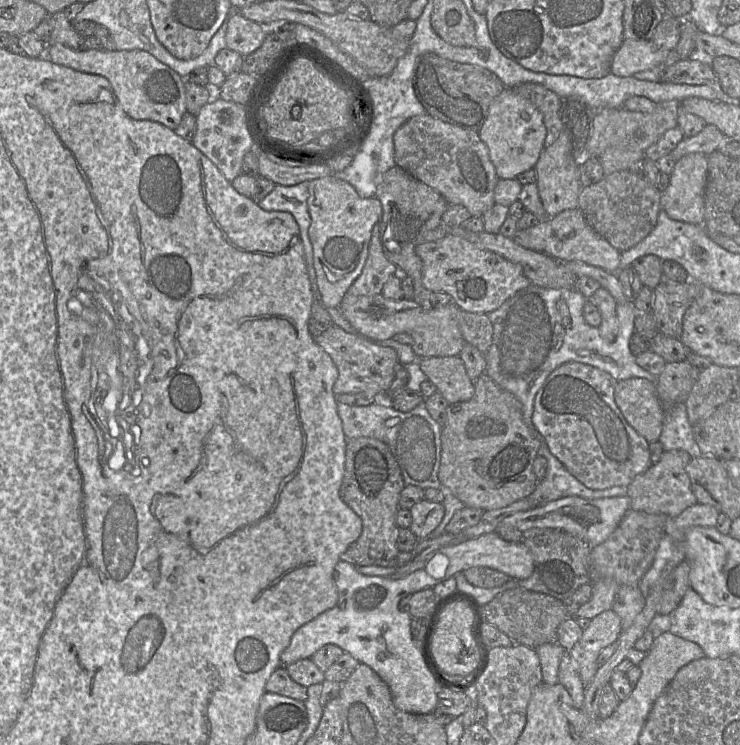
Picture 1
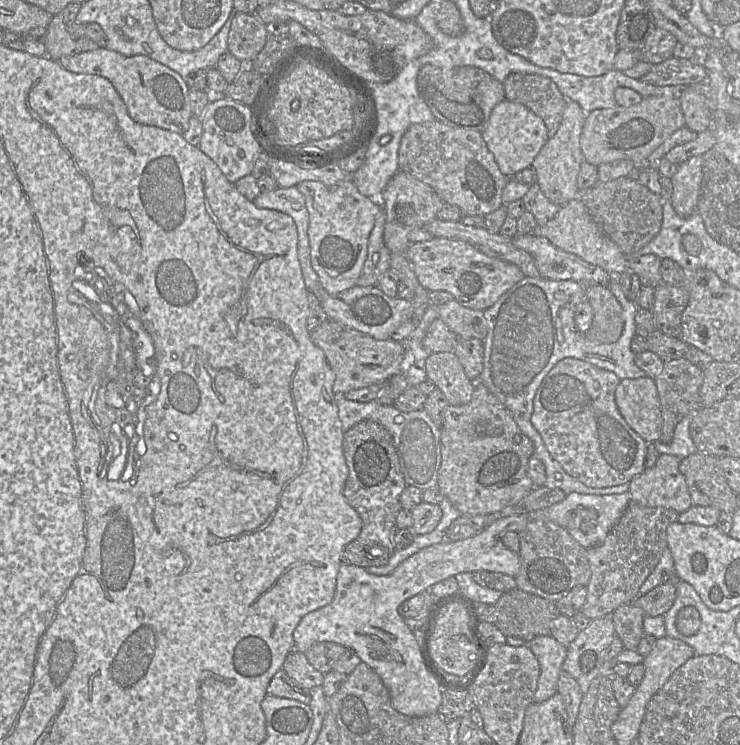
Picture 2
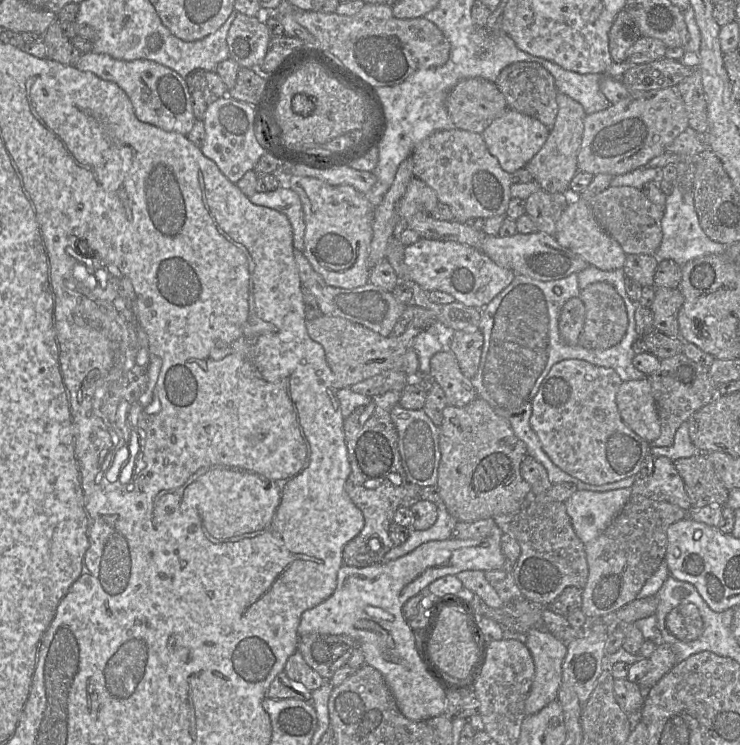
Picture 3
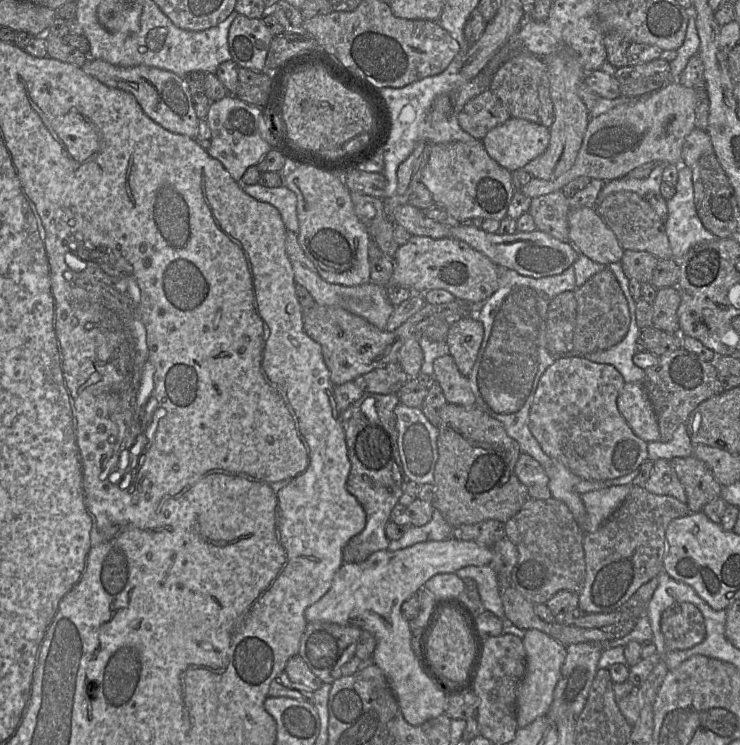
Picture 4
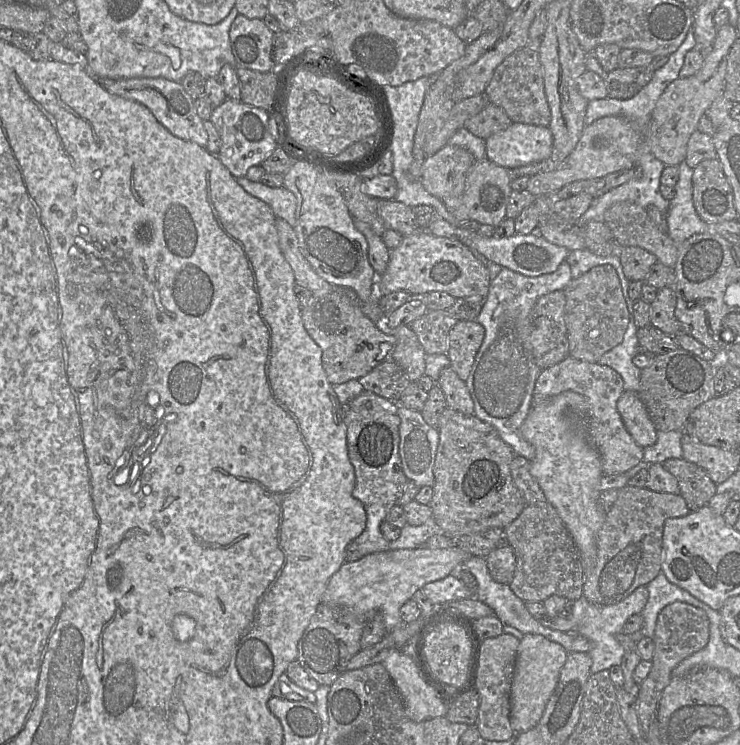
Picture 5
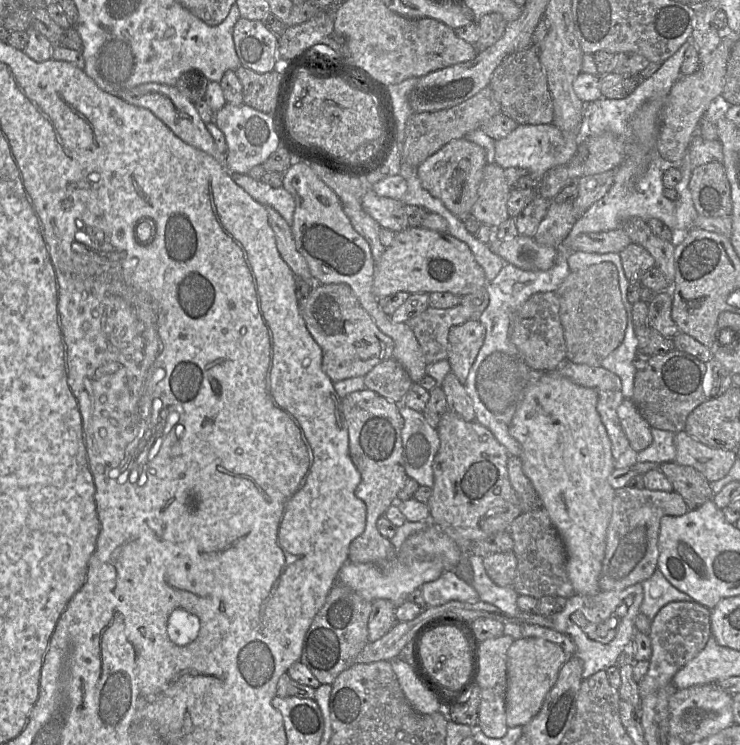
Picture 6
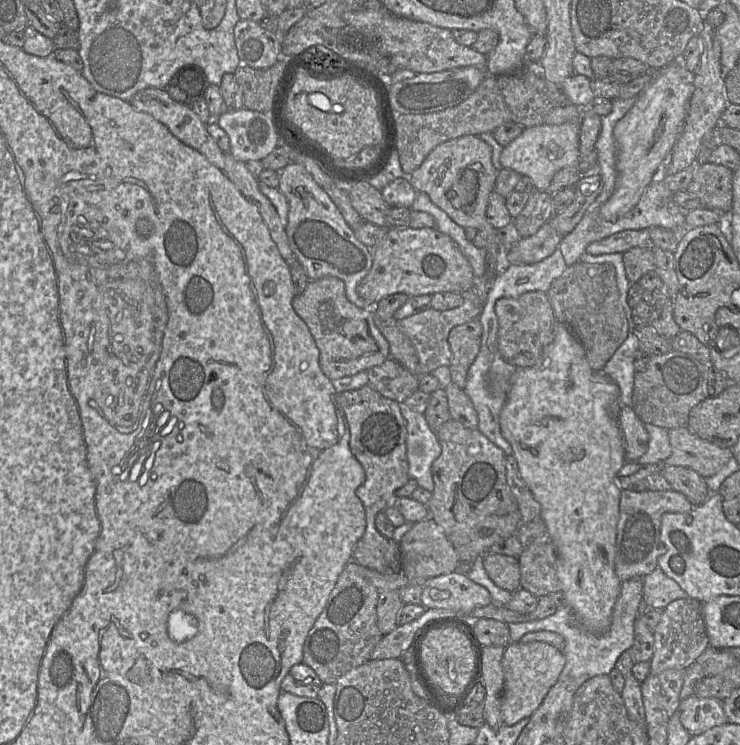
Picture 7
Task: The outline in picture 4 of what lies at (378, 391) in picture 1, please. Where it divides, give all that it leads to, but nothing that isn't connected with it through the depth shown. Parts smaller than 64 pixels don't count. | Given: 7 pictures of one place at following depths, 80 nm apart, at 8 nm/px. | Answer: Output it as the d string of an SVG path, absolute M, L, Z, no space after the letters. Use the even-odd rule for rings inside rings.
M461 299L443 304L425 305L396 330L380 330L364 318L354 315L343 308L316 305L303 311L305 333L320 344L324 362L330 372L334 386L354 381L374 369L389 363L398 362L398 352L403 343L412 335L421 335L423 330L435 320L445 320L450 325L455 321L472 317L478 320L478 314L485 302L470 303Z

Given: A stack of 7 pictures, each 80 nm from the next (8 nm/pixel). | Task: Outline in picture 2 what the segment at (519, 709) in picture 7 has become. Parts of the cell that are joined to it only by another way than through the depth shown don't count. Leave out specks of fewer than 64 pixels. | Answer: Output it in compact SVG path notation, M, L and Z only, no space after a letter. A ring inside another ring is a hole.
M552 635L537 636L528 645L540 665L540 676L533 702L542 703L558 692L558 679L567 656L567 647Z

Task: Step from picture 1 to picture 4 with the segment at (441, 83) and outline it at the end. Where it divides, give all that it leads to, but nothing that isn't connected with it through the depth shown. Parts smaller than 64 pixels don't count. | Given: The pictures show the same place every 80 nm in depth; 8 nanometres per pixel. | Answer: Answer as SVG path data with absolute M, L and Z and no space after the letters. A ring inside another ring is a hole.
M490 89L468 100L456 116L461 128L480 141L491 129L503 124L511 117L507 107Z

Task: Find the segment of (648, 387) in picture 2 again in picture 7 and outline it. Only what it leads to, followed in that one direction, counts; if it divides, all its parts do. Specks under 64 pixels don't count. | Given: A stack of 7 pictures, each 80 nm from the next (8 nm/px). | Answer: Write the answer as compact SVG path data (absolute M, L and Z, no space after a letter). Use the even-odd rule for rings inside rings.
M622 406L619 426L624 438L626 462L635 462L647 450L649 435L631 406Z

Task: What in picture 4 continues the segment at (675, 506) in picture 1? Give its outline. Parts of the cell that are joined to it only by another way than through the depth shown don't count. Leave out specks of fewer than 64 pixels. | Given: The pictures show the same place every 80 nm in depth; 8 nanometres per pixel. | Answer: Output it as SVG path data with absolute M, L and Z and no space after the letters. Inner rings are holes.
M657 459L654 461L650 476L643 487L653 494L672 496L686 503L684 488L669 460Z

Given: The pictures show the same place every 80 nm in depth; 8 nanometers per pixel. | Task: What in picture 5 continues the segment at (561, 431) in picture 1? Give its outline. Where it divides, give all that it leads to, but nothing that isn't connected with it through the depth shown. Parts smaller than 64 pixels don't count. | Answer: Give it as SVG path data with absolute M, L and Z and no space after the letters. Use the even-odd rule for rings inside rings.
M568 356L541 371L534 388L532 406L565 391L573 391L586 398L585 410L573 413L574 428L598 453L603 475L624 474L642 461L644 448L626 430L617 410L617 401L624 392L624 383L615 370Z

